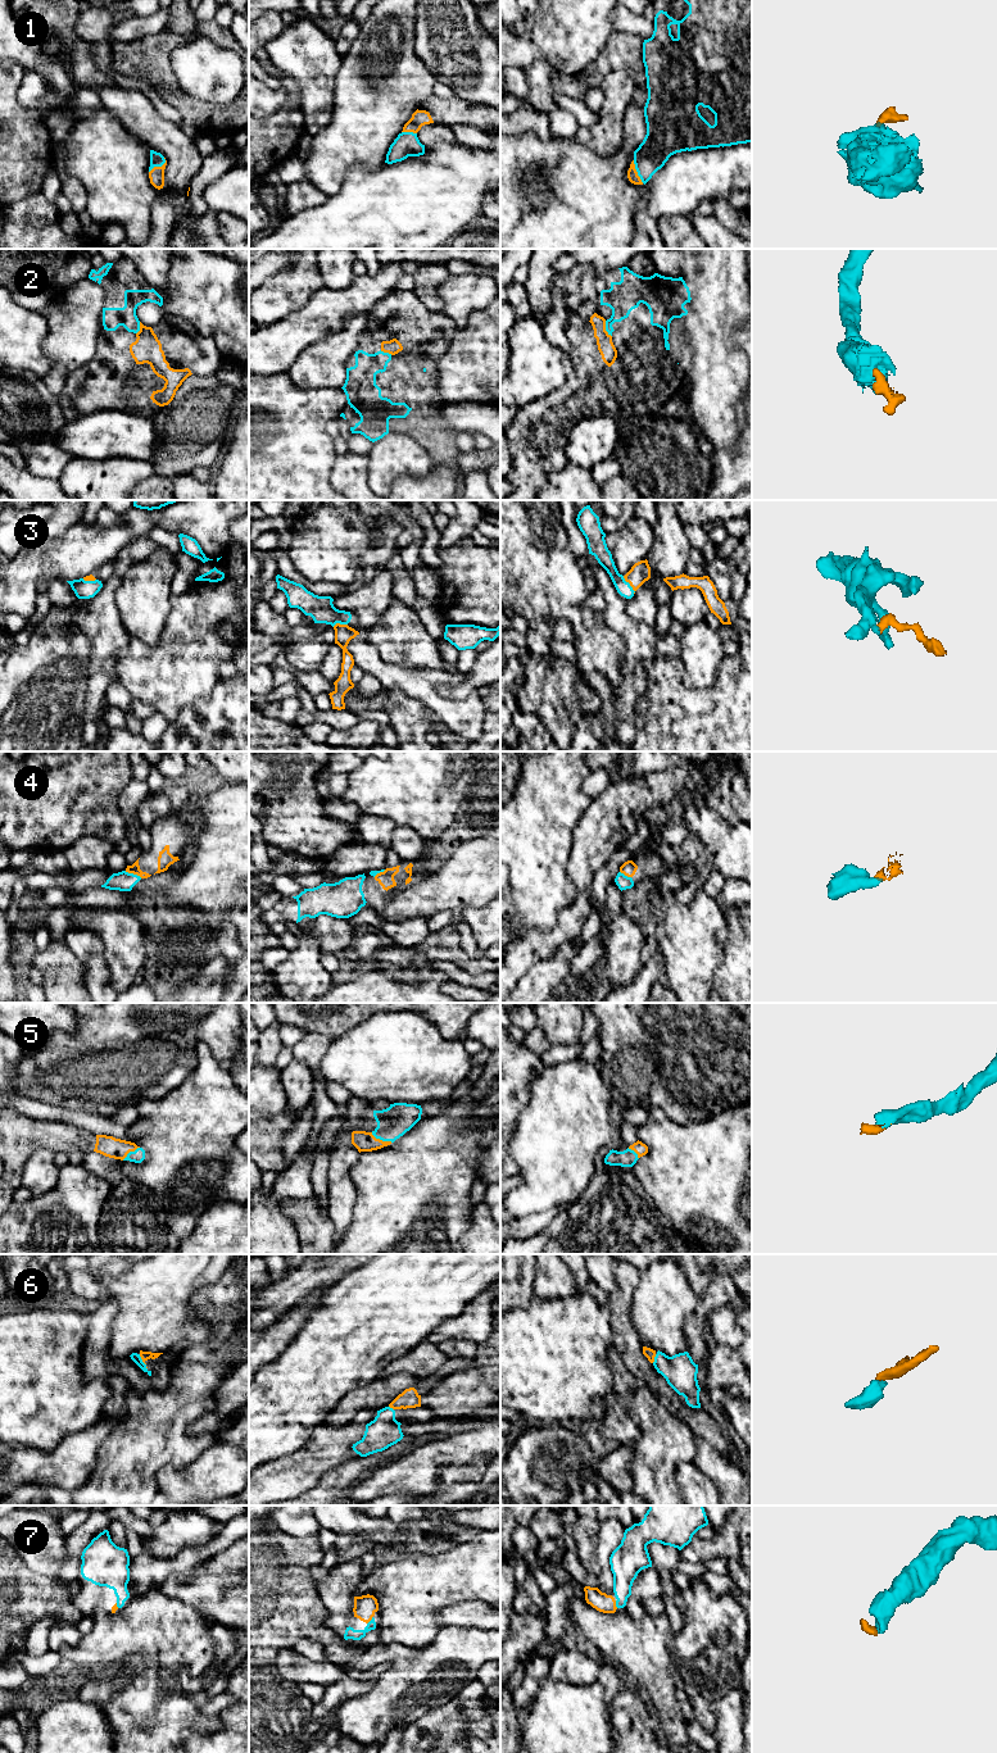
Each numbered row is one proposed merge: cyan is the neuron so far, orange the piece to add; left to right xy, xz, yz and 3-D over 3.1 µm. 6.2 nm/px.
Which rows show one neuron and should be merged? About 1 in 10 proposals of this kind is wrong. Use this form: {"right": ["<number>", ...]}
{"right": ["1", "2", "3", "4", "5", "6", "7"]}

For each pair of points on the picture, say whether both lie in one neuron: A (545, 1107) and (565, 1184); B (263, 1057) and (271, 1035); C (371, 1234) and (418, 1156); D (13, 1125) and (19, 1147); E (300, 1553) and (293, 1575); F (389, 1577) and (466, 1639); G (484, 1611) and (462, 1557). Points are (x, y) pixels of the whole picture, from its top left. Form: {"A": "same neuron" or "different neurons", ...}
{"A": "same neuron", "B": "same neuron", "C": "same neuron", "D": "same neuron", "E": "same neuron", "F": "different neurons", "G": "different neurons"}

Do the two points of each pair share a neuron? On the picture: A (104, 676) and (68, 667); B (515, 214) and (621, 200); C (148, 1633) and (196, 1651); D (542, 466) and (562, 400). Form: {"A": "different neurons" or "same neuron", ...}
{"A": "different neurons", "B": "same neuron", "C": "same neuron", "D": "same neuron"}

